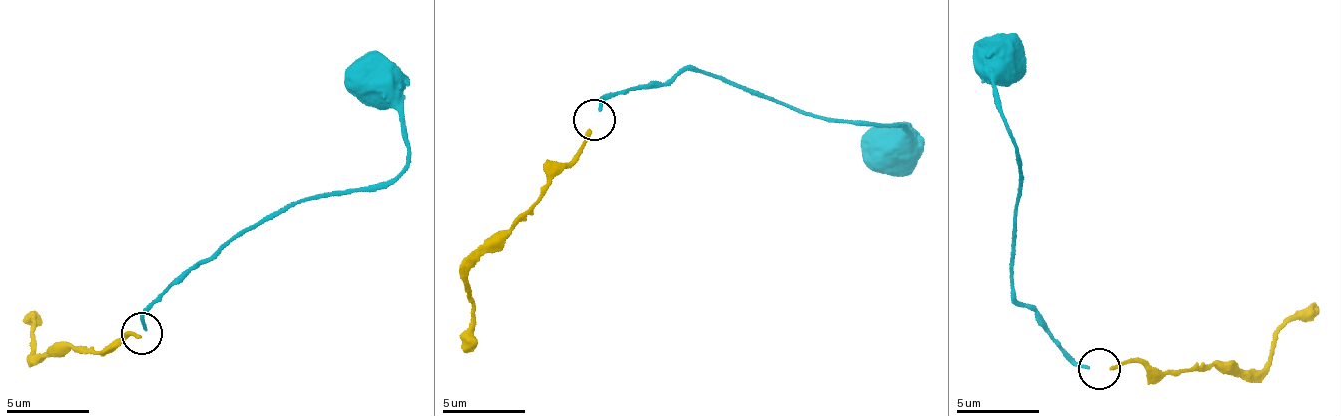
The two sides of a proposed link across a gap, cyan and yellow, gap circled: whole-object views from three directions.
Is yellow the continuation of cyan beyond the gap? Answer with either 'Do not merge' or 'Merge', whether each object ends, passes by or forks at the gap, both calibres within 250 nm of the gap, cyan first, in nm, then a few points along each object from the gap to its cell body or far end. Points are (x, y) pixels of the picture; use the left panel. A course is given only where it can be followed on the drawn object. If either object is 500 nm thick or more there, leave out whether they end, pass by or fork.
Do not merge. At the ring cyan ends. At the ring yellow ends. Thickness 200 nm (cyan) against 200 nm. Course of cyan: (144, 329), (164, 290), (239, 234), (315, 198), (386, 185), (409, 141), (399, 112), (368, 85), (373, 79). Course of yellow: (139, 336), (128, 334), (100, 353), (62, 349), (40, 360), (32, 349), (30, 311)

